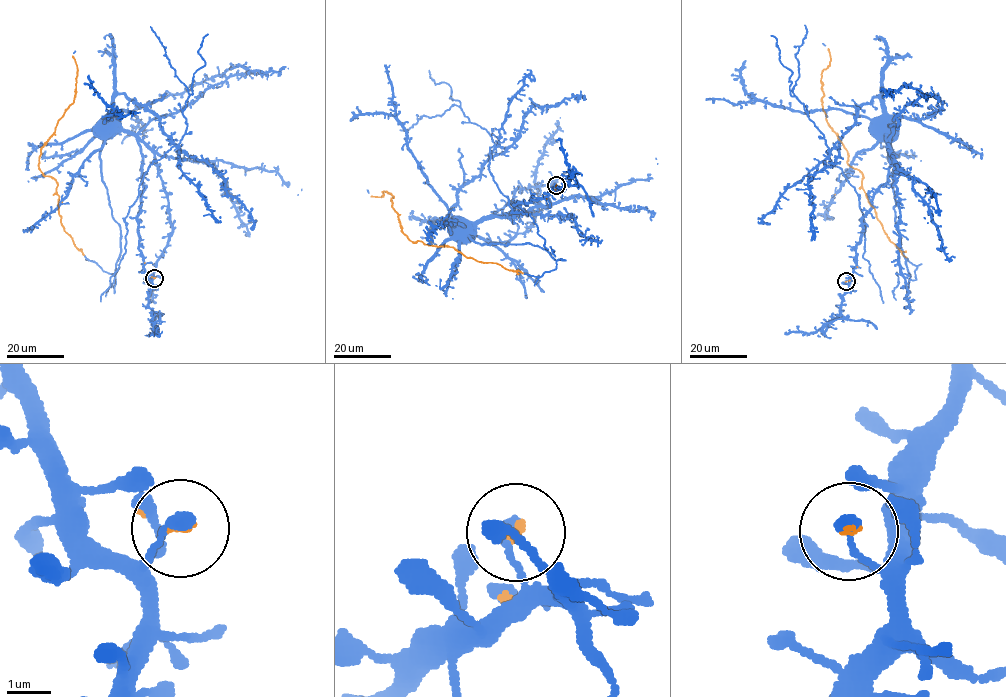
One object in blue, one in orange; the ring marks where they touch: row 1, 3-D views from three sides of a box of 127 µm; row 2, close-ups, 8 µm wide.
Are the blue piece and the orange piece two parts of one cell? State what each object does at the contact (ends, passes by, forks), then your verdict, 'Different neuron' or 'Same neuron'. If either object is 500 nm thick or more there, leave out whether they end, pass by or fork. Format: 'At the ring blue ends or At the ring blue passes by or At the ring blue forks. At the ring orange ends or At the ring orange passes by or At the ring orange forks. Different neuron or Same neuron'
At the ring blue ends. At the ring orange ends. Same neuron

